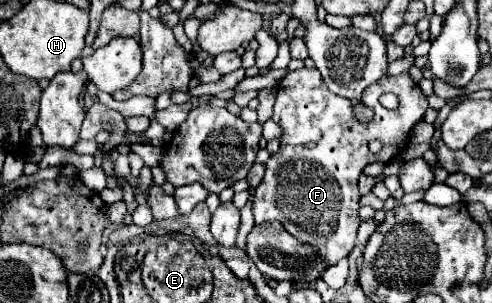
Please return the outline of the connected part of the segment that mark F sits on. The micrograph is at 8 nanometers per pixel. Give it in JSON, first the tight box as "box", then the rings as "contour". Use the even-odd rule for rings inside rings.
{"box":[252,69,428,265],"contour":[[[298,69],[290,71],[276,87],[276,105],[272,119],[284,129],[280,151],[266,163],[262,183],[256,187],[252,201],[252,213],[256,223],[280,221],[288,233],[302,243],[310,243],[332,265],[348,257],[360,225],[358,217],[358,177],[370,163],[390,163],[392,157],[410,141],[414,125],[424,117],[428,99],[418,83],[408,73],[398,77],[382,77],[370,85],[362,97],[374,97],[374,119],[368,125],[360,125],[352,119],[350,99],[332,93],[322,81],[320,71]],[[382,93],[394,93],[400,99],[396,111],[388,111],[380,105]],[[380,139],[384,149],[372,153],[368,143]]]}

